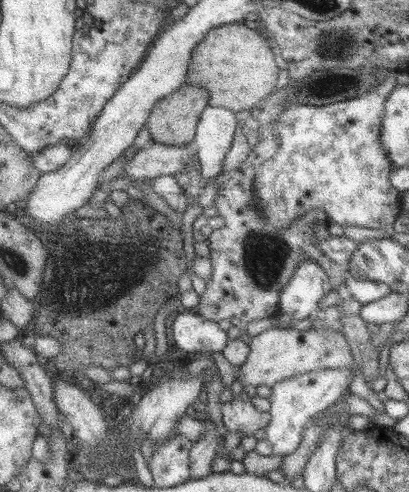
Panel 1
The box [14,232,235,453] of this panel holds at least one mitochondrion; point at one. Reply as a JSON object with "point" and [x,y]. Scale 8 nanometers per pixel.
{"point":[91,265]}

